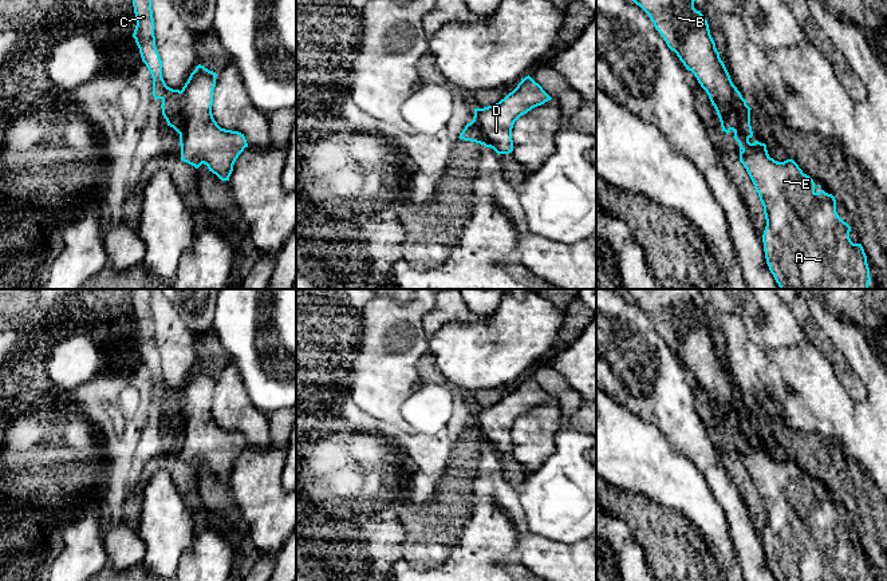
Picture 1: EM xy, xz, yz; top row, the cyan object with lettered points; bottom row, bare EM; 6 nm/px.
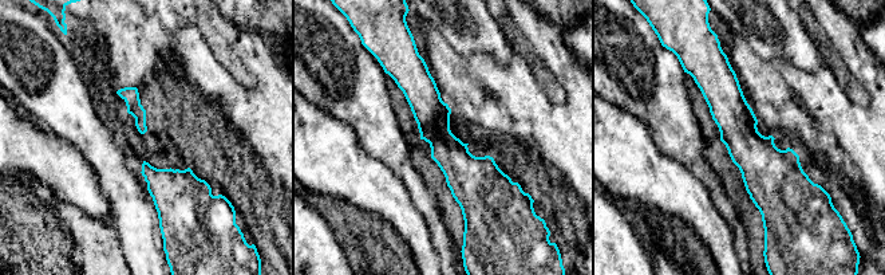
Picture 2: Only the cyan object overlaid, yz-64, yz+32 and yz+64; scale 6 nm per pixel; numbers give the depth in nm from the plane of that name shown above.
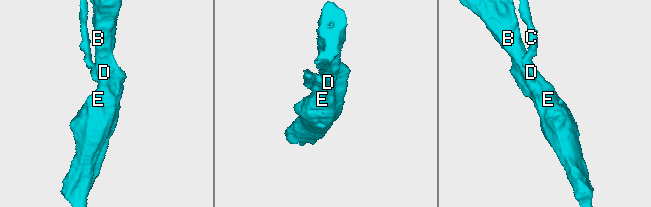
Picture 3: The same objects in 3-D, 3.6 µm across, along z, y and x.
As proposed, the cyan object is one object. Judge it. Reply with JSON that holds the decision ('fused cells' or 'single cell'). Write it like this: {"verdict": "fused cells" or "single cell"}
{"verdict": "fused cells"}

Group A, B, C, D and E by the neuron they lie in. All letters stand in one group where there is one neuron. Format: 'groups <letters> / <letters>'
groups A B D E / C

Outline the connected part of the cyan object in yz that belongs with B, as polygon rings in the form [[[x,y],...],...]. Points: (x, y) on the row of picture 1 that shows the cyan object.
[[[632,0],[654,23],[667,47],[677,54],[709,95],[722,131],[734,131],[740,145],[740,162],[746,169],[764,206],[766,226],[762,234],[766,264],[780,289],[868,289],[871,281],[867,256],[862,244],[849,238],[851,226],[836,212],[832,194],[815,191],[813,179],[793,159],[777,162],[769,157],[766,145],[741,137],[734,126],[737,87],[720,58],[705,16],[694,8],[695,0]]]

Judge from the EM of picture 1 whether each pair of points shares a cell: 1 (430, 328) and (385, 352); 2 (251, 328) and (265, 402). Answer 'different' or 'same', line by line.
1: different
2: same

